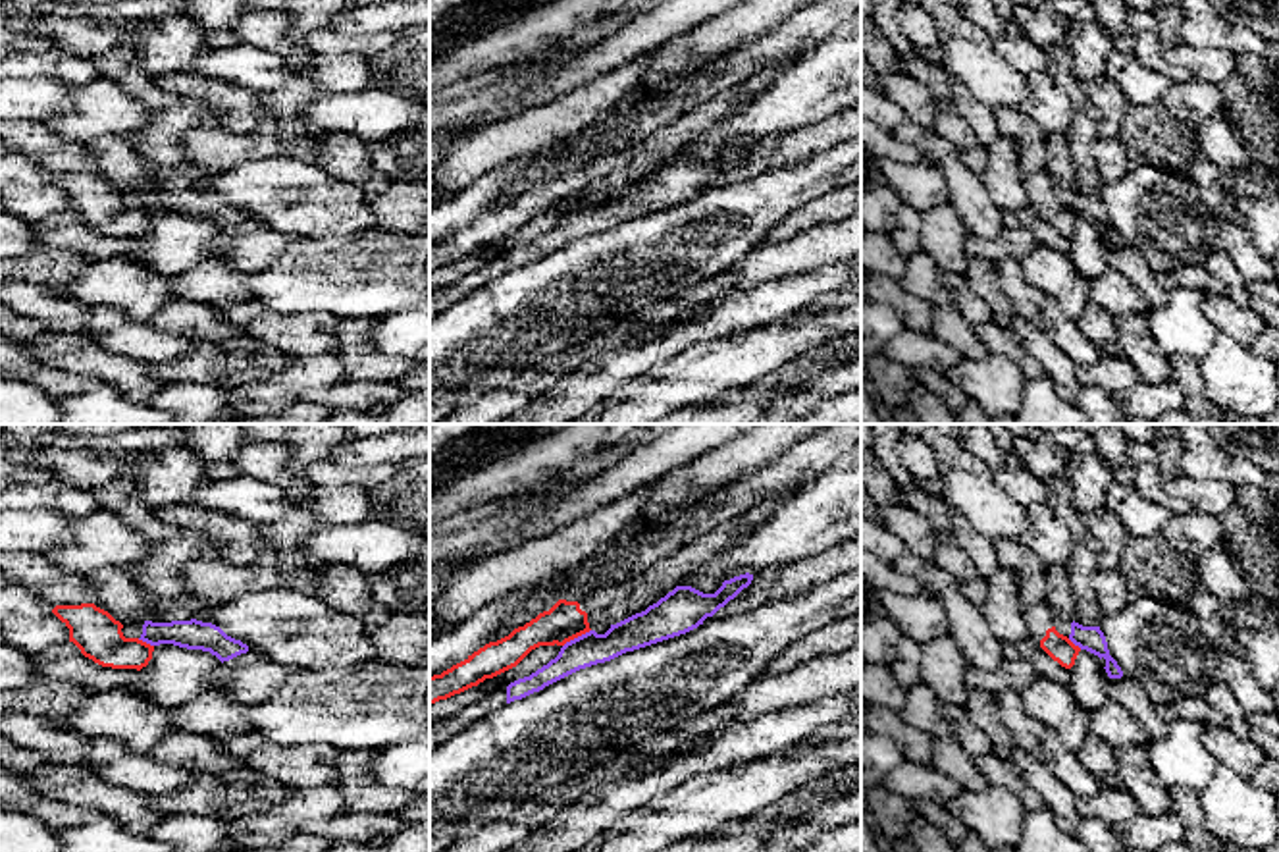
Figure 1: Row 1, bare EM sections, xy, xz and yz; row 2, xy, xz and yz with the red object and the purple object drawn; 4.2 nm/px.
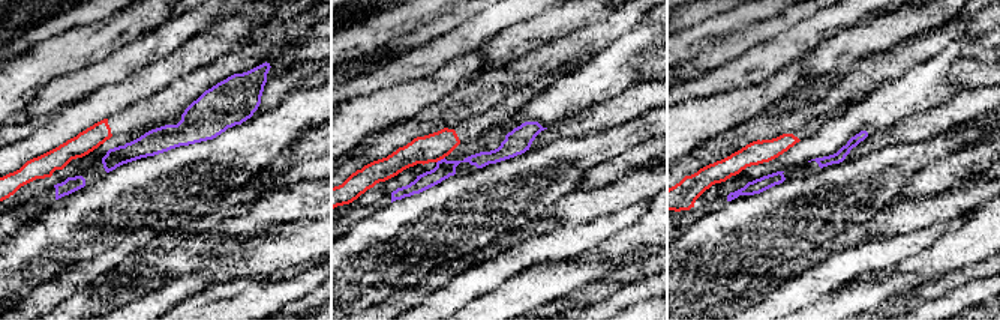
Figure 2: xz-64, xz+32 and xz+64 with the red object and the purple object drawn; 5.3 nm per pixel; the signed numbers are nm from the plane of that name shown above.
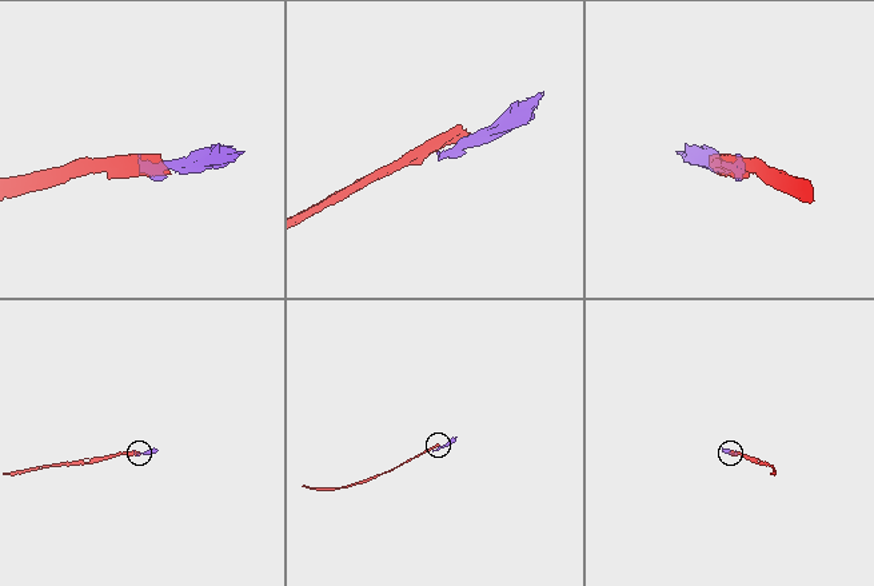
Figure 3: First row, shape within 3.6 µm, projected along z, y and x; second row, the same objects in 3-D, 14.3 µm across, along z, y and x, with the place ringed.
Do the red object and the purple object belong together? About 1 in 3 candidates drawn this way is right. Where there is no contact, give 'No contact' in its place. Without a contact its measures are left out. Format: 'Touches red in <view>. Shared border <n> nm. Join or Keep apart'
Touches red in xz. Shared border 140 nm. Keep apart

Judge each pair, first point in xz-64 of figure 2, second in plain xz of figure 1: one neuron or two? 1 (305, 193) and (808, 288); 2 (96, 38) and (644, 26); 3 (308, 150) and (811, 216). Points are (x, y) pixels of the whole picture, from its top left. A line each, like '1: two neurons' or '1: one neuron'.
1: one neuron
2: two neurons
3: one neuron

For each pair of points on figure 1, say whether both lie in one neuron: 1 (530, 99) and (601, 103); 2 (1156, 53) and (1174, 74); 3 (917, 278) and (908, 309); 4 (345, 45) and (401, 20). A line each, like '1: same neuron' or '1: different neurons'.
1: different neurons
2: same neuron
3: different neurons
4: different neurons

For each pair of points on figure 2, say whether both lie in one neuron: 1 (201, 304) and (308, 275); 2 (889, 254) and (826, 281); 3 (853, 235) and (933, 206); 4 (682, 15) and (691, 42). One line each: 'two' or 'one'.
1: one
2: one
3: one
4: two

